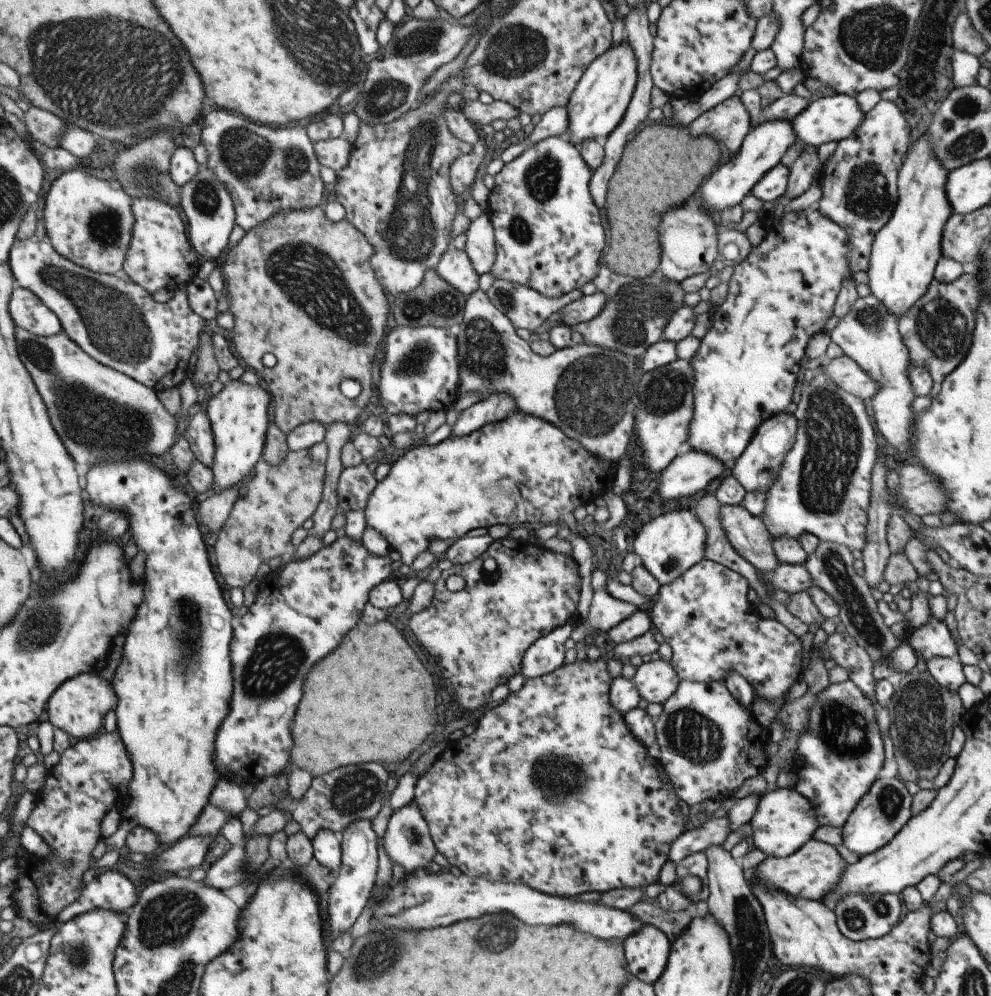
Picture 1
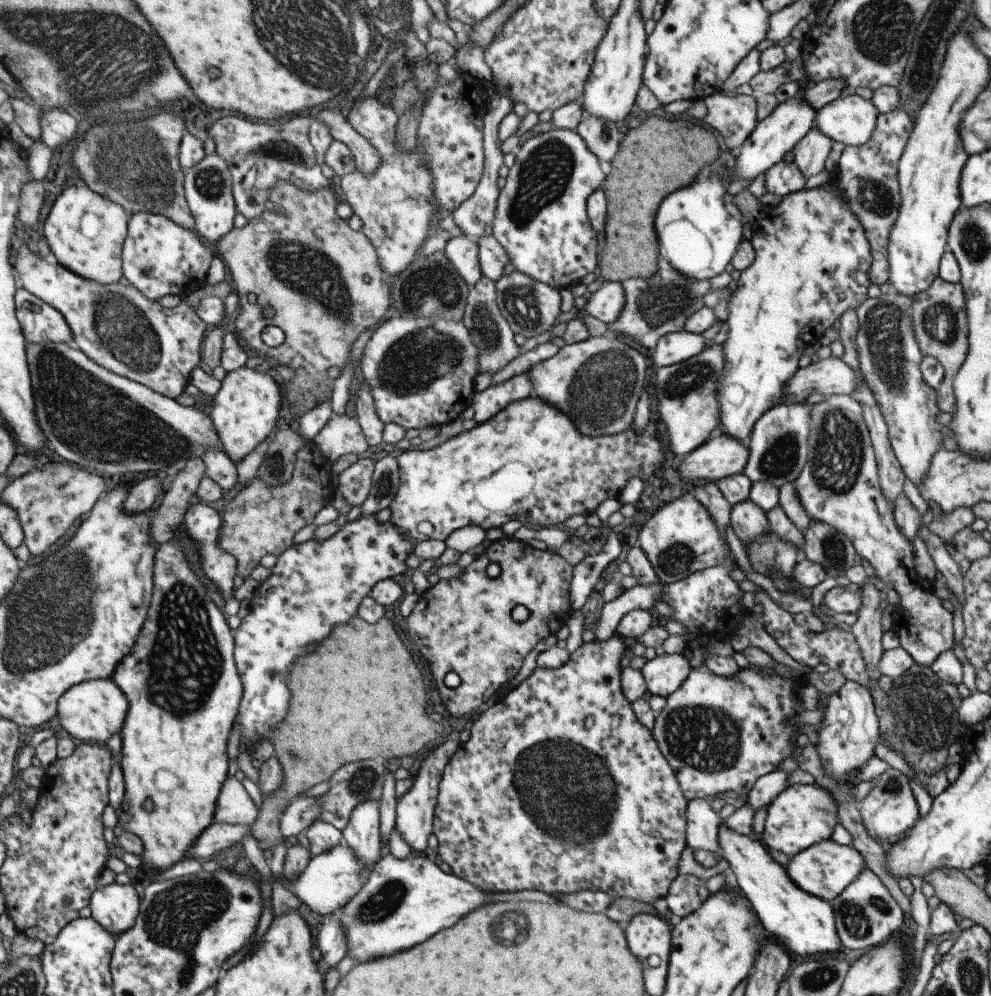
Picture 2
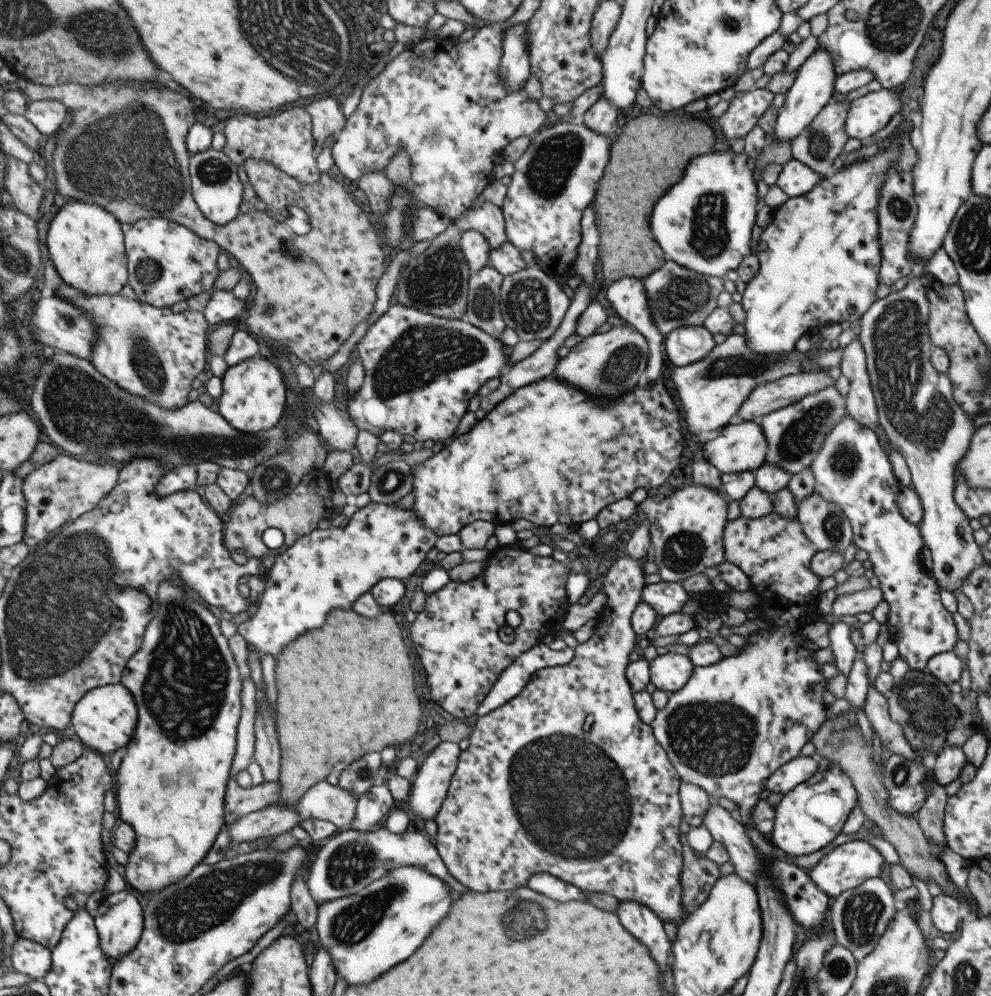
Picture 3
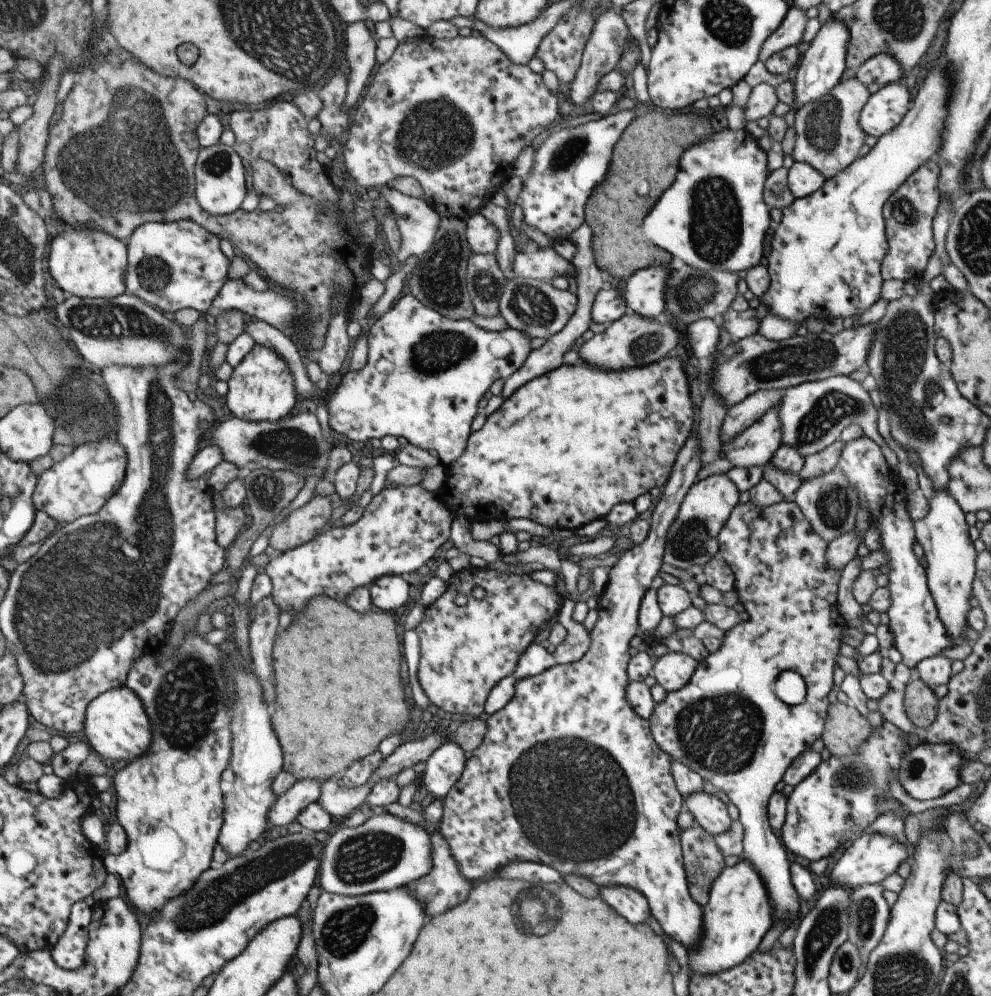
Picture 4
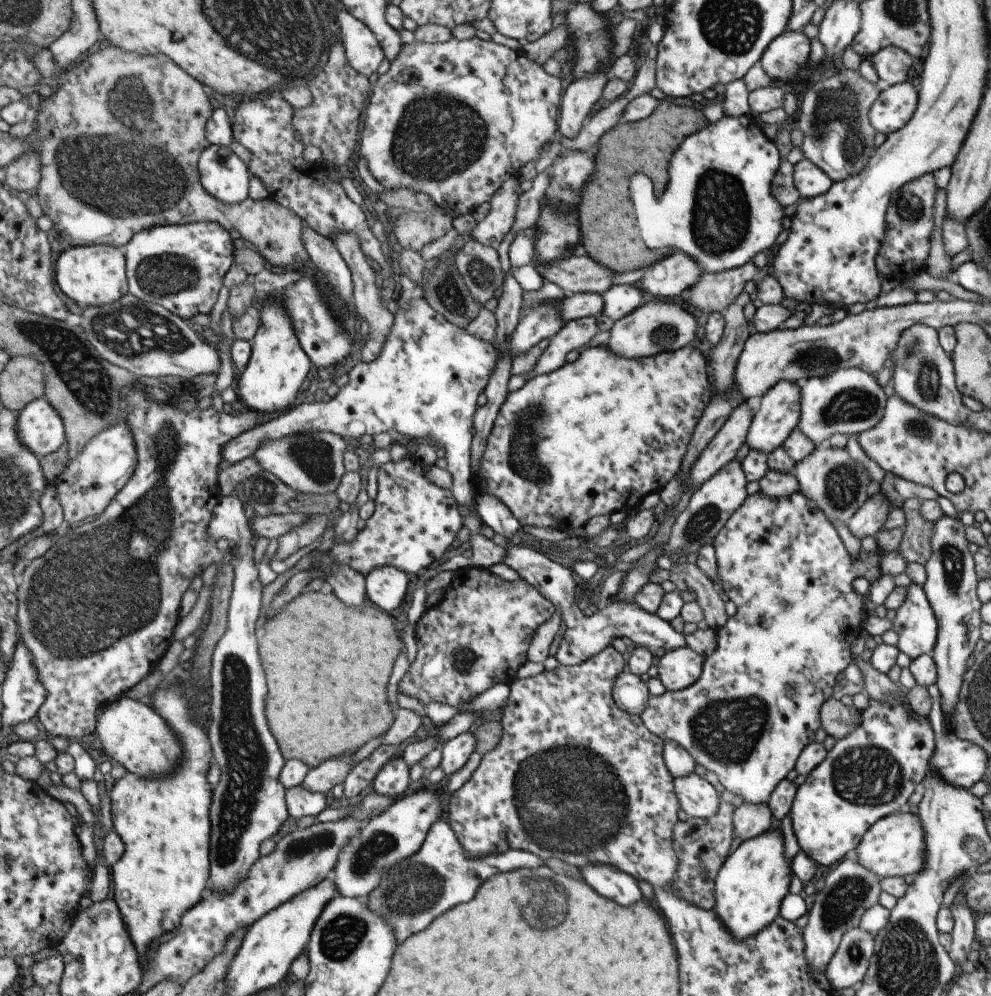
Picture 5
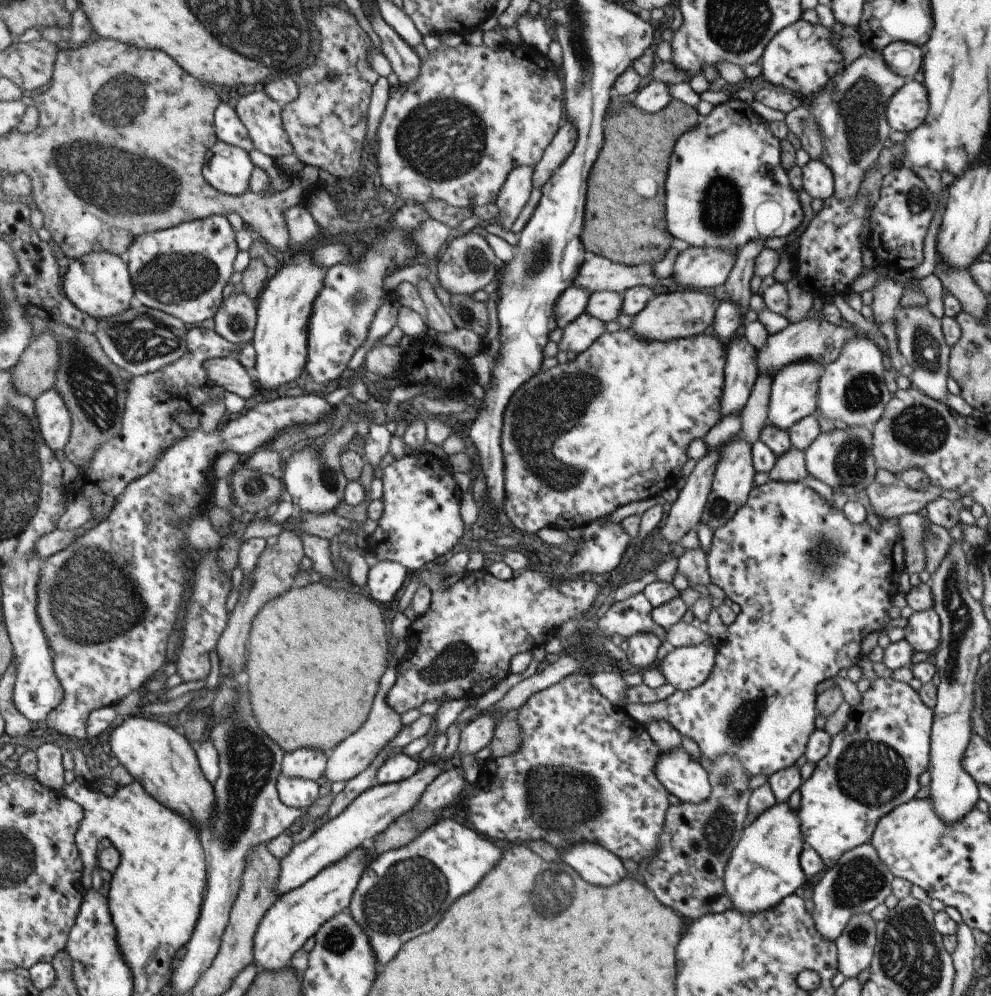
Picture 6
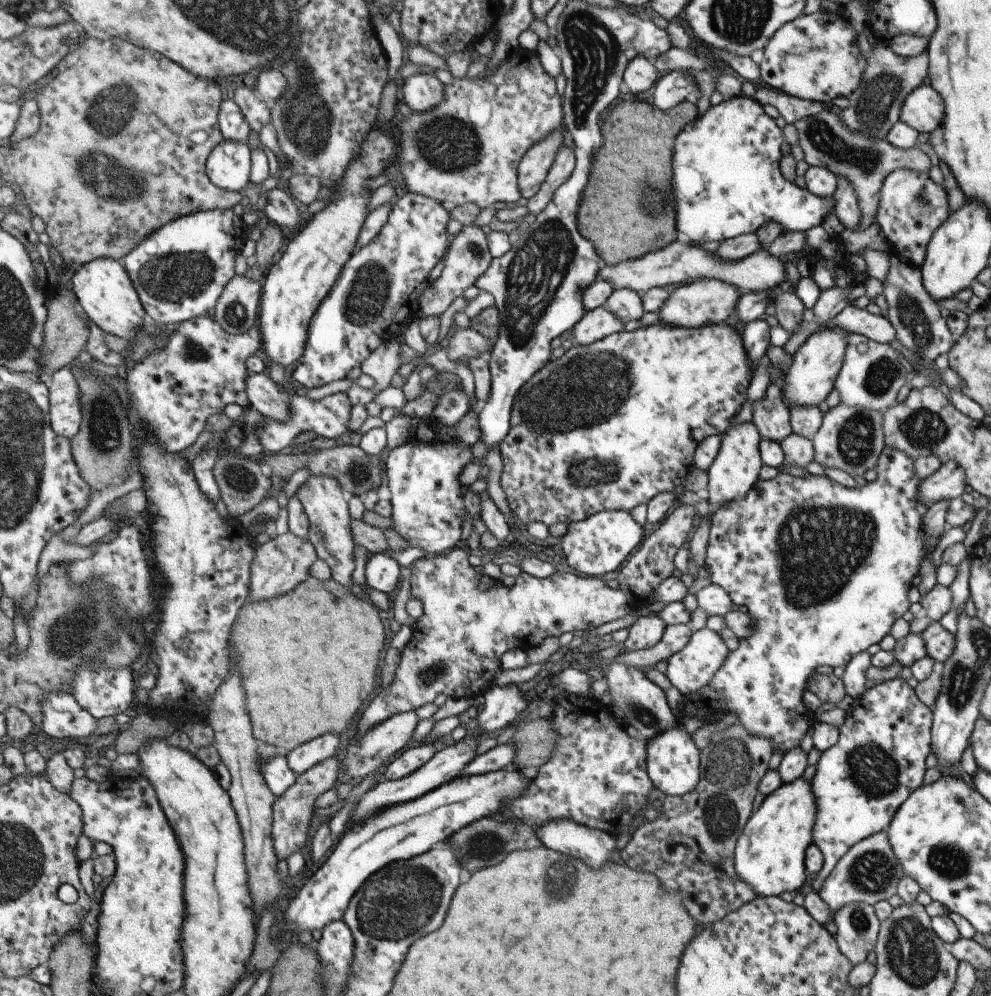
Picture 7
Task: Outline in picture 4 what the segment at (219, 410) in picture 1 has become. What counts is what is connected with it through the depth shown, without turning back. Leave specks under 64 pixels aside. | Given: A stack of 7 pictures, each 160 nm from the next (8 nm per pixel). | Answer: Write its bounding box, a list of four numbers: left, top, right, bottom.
[227,343,295,421]

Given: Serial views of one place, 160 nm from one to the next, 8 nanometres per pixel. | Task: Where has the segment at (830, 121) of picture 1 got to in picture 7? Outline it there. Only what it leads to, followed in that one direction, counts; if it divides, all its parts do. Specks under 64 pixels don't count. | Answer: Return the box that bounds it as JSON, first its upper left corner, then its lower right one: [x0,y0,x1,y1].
[898,84,943,133]

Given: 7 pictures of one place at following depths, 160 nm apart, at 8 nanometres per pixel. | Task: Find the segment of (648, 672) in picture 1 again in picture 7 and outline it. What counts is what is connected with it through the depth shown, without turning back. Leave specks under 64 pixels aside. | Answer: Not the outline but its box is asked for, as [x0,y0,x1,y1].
[665,627,729,697]

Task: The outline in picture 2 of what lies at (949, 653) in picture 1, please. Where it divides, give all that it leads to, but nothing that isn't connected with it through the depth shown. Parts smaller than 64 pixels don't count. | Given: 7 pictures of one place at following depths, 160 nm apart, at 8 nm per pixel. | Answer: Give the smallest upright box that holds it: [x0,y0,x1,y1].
[793,395,952,667]

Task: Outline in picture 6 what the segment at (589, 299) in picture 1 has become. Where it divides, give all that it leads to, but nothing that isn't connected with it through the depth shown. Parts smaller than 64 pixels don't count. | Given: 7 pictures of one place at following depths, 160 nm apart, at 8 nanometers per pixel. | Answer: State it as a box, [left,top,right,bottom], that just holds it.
[663,247,737,289]

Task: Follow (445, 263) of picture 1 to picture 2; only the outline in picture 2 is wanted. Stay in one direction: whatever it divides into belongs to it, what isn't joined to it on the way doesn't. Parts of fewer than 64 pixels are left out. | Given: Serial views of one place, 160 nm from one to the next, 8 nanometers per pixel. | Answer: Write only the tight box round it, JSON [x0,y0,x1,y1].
[443,235,482,287]

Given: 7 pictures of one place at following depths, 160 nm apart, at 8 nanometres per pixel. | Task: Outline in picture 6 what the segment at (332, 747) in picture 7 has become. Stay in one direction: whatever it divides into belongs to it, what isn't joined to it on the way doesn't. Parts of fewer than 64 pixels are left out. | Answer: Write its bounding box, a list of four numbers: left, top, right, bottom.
[280,747,328,782]

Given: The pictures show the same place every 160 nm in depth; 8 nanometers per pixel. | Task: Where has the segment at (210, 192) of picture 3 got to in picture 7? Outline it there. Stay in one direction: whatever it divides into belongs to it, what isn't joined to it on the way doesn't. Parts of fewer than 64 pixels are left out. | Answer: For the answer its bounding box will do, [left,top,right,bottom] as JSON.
[205,139,250,190]

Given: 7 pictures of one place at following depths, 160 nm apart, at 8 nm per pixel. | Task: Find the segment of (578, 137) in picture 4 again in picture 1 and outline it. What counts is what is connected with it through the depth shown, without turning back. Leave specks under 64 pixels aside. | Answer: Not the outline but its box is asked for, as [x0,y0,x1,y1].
[487,136,605,298]

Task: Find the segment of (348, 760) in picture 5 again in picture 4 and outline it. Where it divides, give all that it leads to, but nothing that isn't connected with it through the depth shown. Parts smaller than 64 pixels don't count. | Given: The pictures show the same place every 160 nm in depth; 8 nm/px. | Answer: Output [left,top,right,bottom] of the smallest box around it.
[267,779,322,830]

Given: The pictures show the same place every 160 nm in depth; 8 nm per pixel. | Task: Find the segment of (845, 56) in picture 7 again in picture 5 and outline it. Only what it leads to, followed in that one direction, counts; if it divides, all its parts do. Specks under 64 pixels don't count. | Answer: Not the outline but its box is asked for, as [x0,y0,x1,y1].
[758,31,812,82]

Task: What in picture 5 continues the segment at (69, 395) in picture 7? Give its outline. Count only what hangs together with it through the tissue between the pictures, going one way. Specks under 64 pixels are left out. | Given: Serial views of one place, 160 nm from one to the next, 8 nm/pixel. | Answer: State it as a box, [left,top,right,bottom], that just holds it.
[17,397,65,458]

